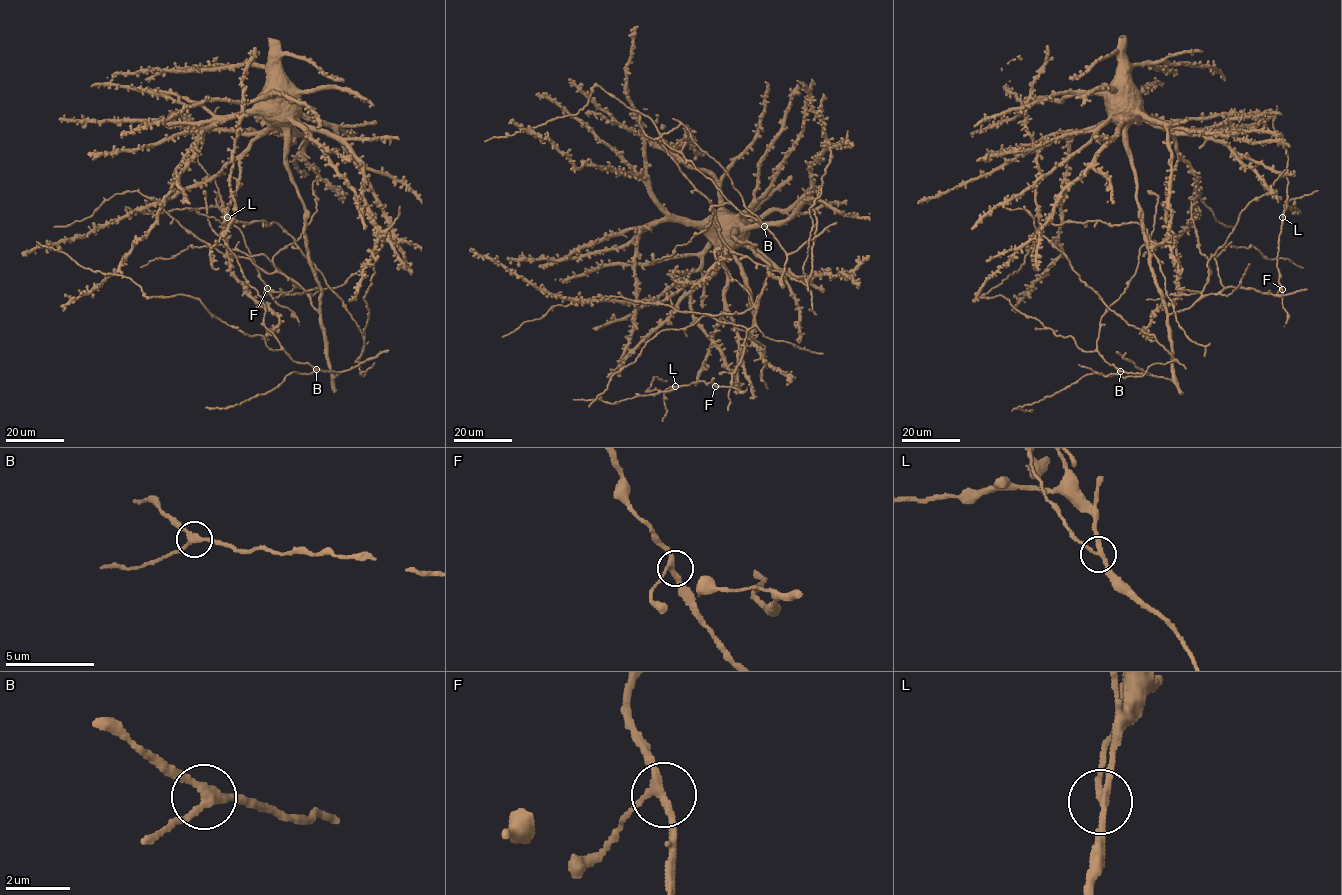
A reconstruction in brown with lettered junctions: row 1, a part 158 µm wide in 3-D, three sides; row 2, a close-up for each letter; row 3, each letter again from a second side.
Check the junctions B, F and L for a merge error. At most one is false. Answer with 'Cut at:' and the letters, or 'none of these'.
Cut at: L

